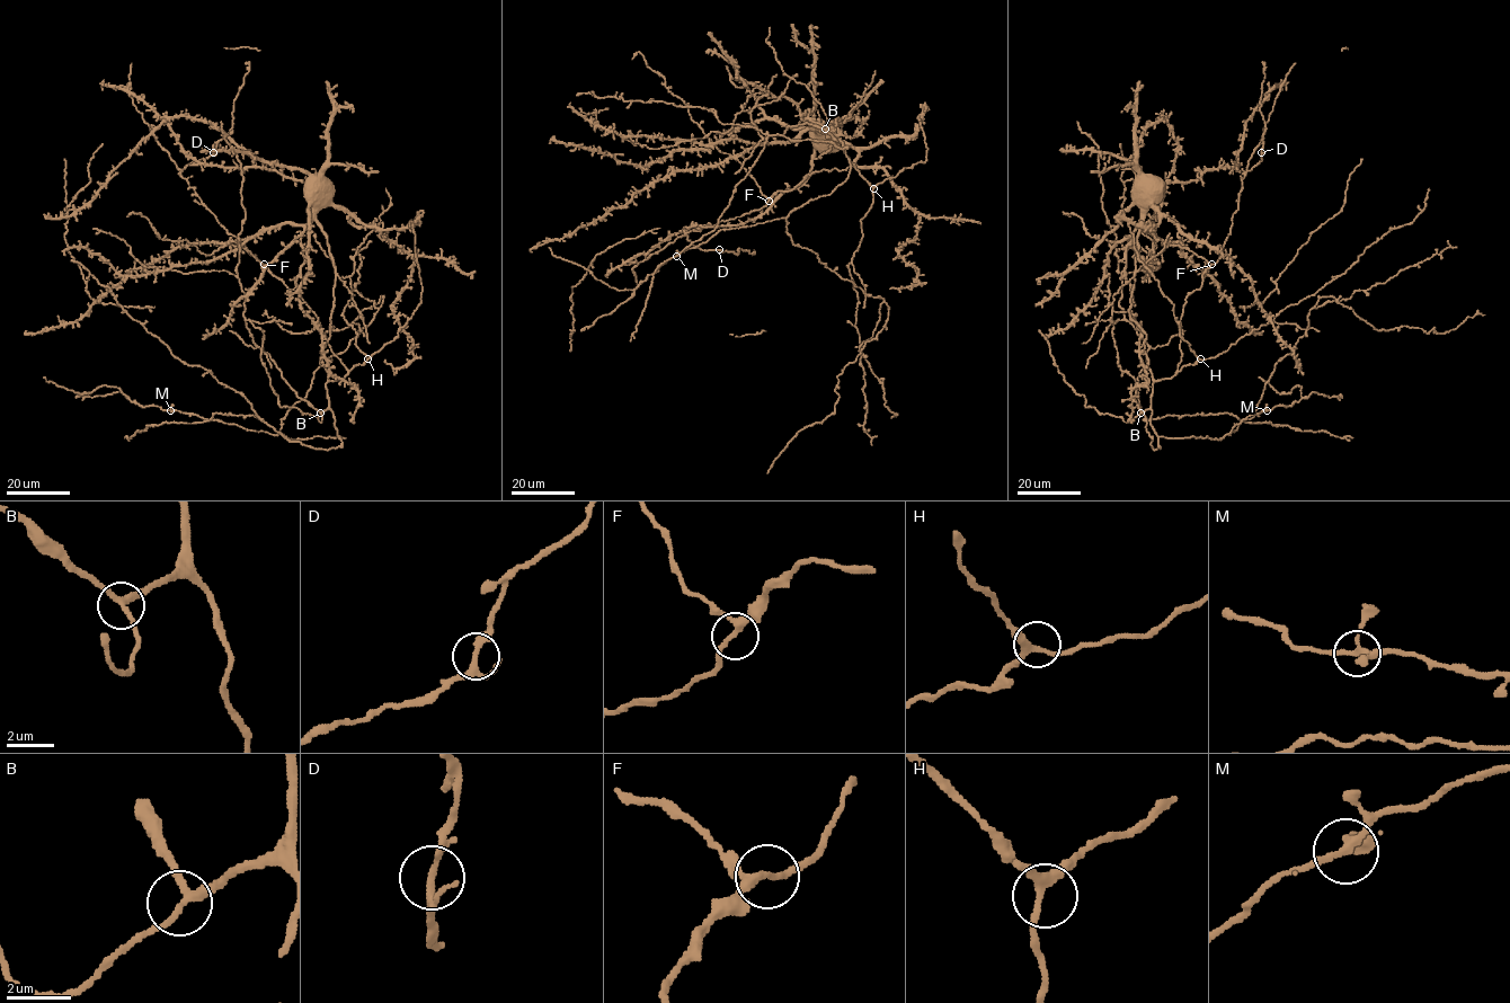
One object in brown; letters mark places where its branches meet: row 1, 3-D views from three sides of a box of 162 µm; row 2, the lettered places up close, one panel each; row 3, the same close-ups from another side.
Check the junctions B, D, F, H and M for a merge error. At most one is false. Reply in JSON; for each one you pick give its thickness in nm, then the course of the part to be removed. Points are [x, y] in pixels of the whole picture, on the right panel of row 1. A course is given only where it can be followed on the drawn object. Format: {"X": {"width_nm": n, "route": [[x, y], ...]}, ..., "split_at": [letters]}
{"split_at": []}

